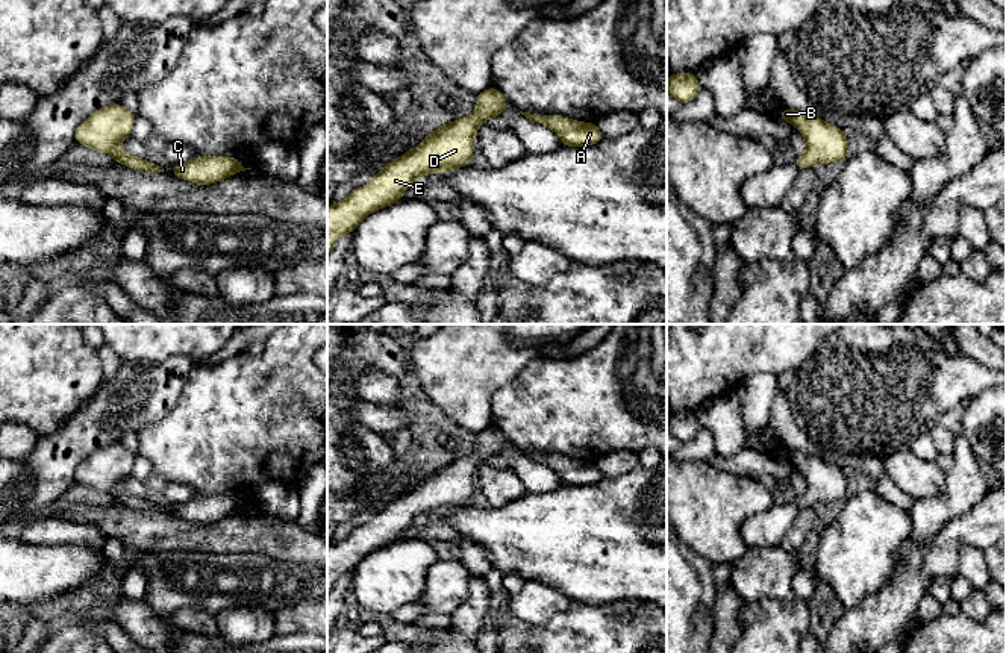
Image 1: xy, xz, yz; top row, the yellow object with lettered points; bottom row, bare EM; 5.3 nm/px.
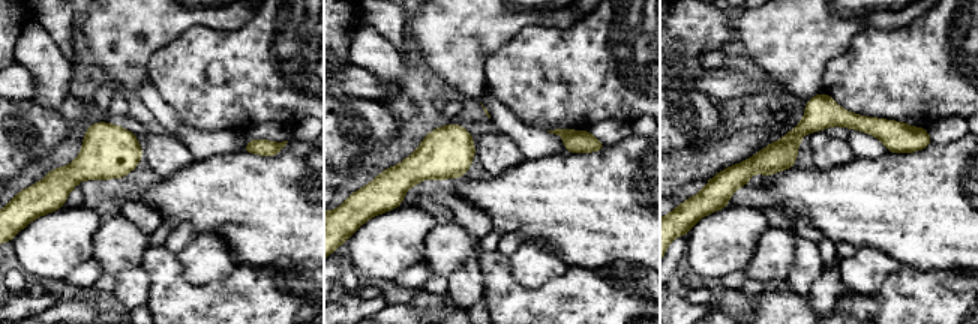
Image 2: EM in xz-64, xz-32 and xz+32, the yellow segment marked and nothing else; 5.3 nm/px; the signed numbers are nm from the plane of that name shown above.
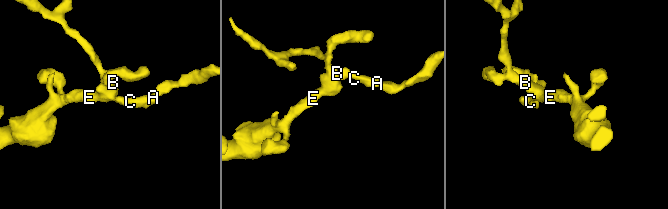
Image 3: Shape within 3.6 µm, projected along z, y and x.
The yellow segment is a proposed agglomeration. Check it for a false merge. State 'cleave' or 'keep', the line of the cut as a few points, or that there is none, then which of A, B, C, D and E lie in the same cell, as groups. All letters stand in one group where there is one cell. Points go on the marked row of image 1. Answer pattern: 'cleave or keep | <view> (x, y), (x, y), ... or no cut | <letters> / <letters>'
keep | no cut | A B C D E

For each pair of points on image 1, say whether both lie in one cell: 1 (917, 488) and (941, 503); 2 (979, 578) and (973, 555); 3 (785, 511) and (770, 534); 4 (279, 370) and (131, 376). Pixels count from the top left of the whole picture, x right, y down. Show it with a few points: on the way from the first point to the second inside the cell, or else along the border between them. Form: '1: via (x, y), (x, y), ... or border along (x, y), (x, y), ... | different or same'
1: border along (946, 474), (946, 487), (938, 494), (915, 502) | different
2: via (976, 571), (973, 561) | same
3: via (781, 517), (770, 528) | same
4: border along (196, 364), (174, 405) | different

